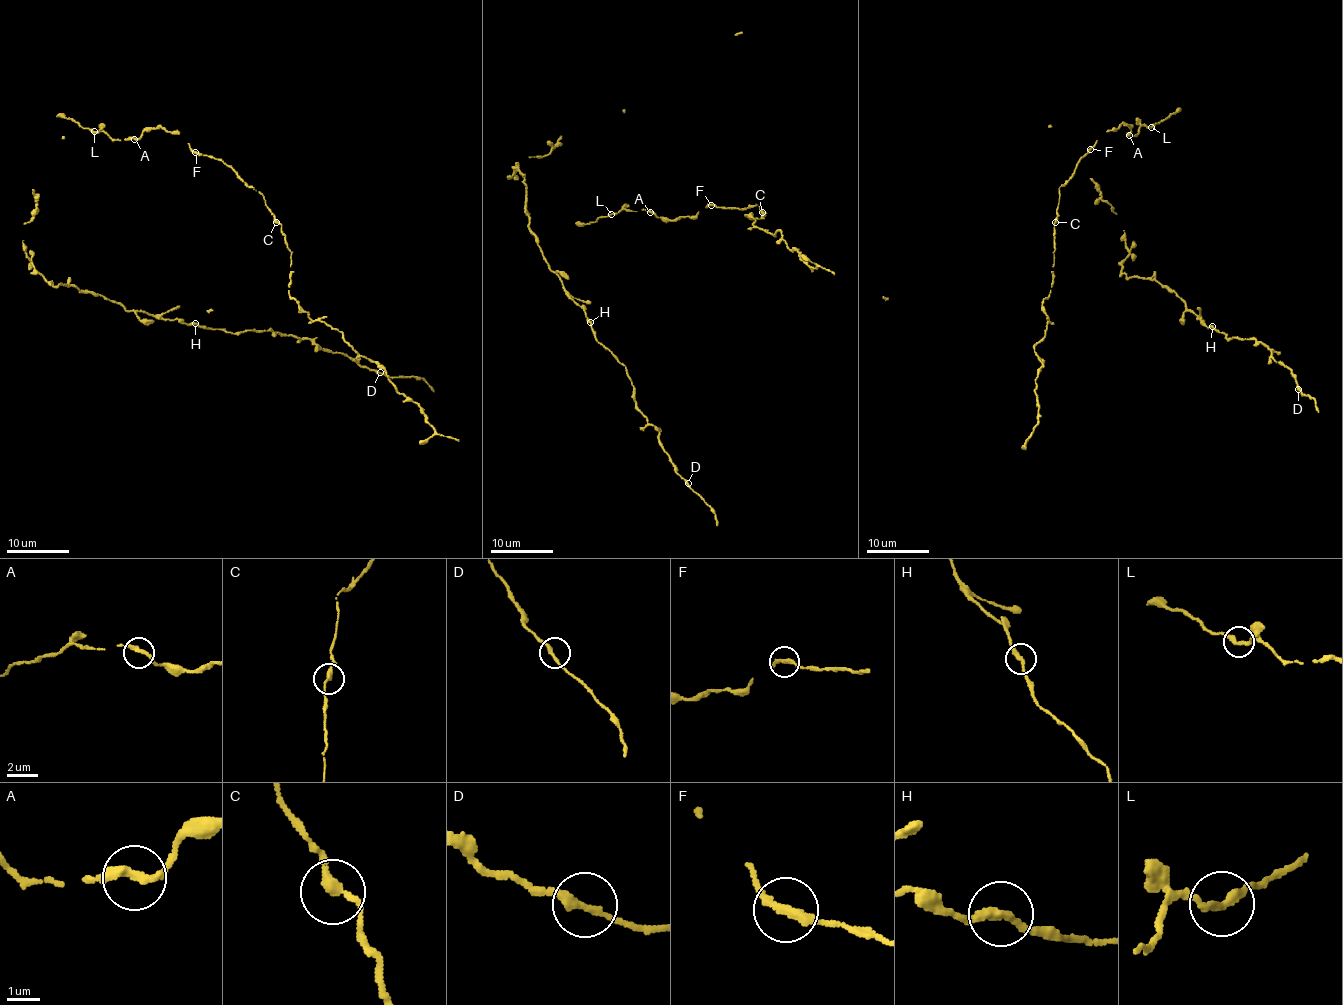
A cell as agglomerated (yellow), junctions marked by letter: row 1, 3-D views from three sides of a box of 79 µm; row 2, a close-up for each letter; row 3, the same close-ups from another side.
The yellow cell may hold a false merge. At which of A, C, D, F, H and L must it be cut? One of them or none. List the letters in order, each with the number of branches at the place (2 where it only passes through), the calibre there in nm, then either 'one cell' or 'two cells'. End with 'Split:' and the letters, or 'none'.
A: branches 2; calibre 260 nm; one cell
C: branches 2; calibre 240 nm; one cell
D: branches 2; calibre 240 nm; one cell
F: branches 2; calibre 260 nm; one cell
H: branches 2; calibre 240 nm; one cell
L: branches 2; calibre 240 nm; one cell
Split: none

